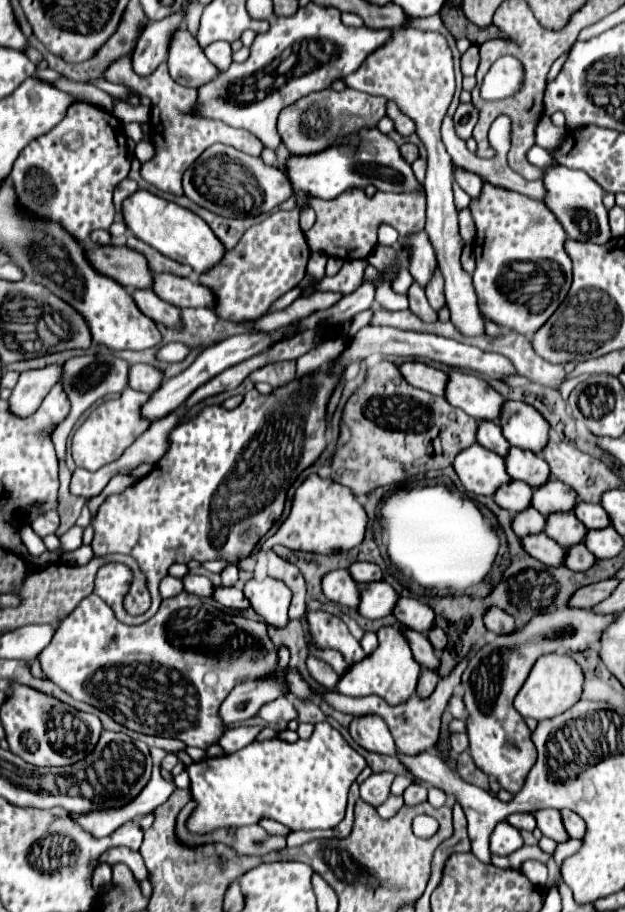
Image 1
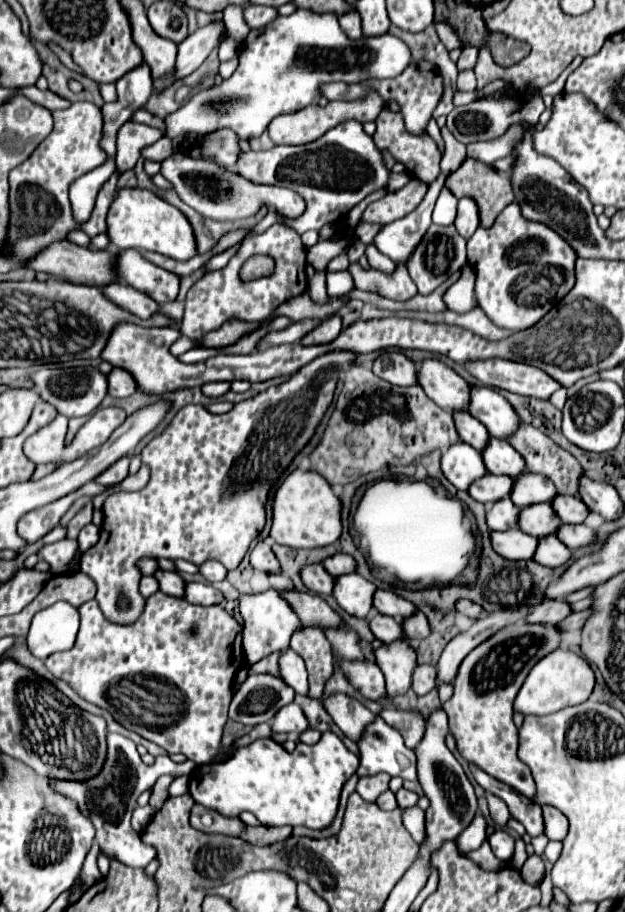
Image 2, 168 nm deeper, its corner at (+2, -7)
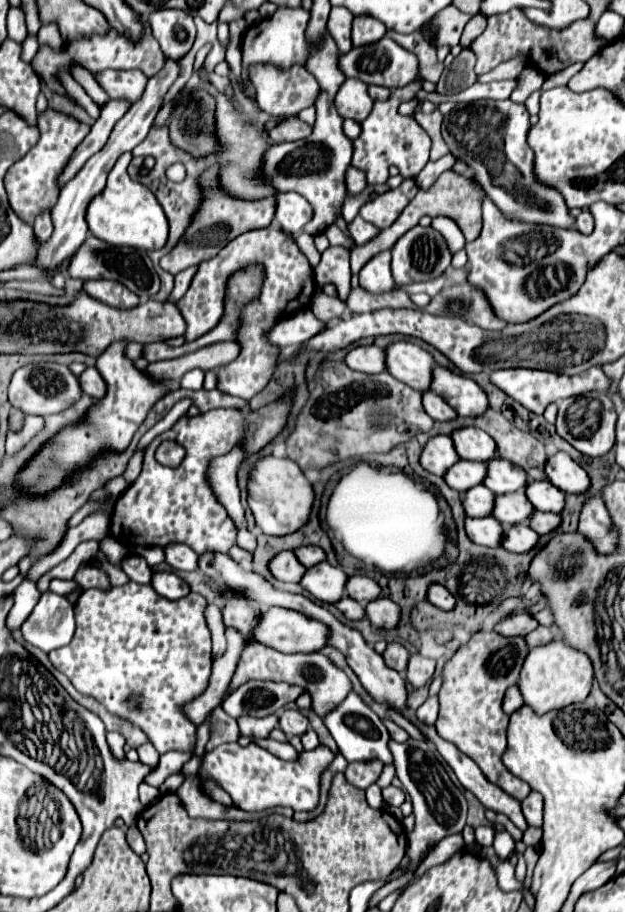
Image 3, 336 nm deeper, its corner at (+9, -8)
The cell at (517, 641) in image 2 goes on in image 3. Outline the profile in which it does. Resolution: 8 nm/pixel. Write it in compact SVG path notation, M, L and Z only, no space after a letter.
M477 631L471 639L457 649L457 653L443 667L443 685L439 691L439 719L435 721L437 733L455 743L459 751L471 757L481 773L505 793L523 801L531 787L507 771L501 763L503 749L507 747L505 731L509 715L503 713L503 695L511 685L517 685L521 665L527 657L527 643L523 637L499 637L495 631Z

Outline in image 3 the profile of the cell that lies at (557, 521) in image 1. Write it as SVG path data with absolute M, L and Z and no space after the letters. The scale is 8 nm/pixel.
M515 491L515 493L497 495L491 515L503 525L503 529L509 529L515 523L527 521L531 511L533 511L533 505L527 501L525 493L523 491Z

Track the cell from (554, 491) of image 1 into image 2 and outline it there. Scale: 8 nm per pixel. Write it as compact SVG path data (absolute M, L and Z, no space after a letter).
M526 472L526 476L520 476L514 482L510 500L518 506L518 508L528 508L540 502L552 502L556 496L554 484L550 484L550 480L546 480L546 476L538 476L532 472Z

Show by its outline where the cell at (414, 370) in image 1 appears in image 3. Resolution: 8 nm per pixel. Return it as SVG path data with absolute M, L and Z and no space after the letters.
M359 345L359 347L351 349L345 355L345 363L351 369L363 371L363 373L381 373L381 371L385 371L383 349L375 347L375 345Z

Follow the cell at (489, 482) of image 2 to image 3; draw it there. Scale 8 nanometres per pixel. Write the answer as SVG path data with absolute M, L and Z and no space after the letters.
M461 459L447 469L443 479L451 489L463 493L463 489L471 489L479 485L483 481L483 475L485 475L485 463Z

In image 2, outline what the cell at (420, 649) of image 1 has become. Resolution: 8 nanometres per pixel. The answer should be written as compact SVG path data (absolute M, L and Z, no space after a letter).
M376 614L372 620L370 620L370 628L374 632L374 636L384 642L384 644L390 644L394 640L402 640L404 638L404 630L402 630L402 622L400 620L394 620L390 616L382 616L382 614Z

